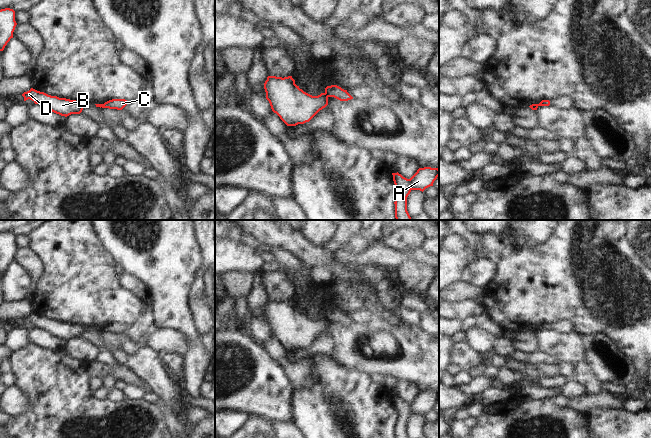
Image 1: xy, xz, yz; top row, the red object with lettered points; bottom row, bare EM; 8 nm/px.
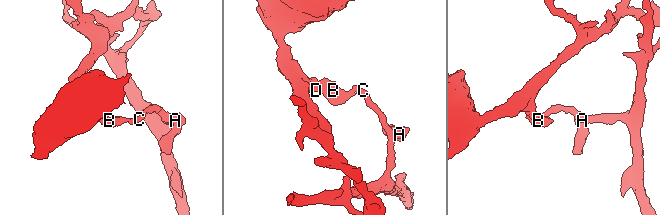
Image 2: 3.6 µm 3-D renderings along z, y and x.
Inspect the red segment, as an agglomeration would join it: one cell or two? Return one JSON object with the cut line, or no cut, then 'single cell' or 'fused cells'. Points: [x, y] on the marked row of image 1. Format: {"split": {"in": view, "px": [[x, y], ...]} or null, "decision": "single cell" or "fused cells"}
{"split": {"in": "xz", "px": [[324, 93], [328, 96]]}, "decision": "fused cells"}

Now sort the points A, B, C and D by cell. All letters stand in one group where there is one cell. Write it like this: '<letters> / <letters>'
A C / B D

